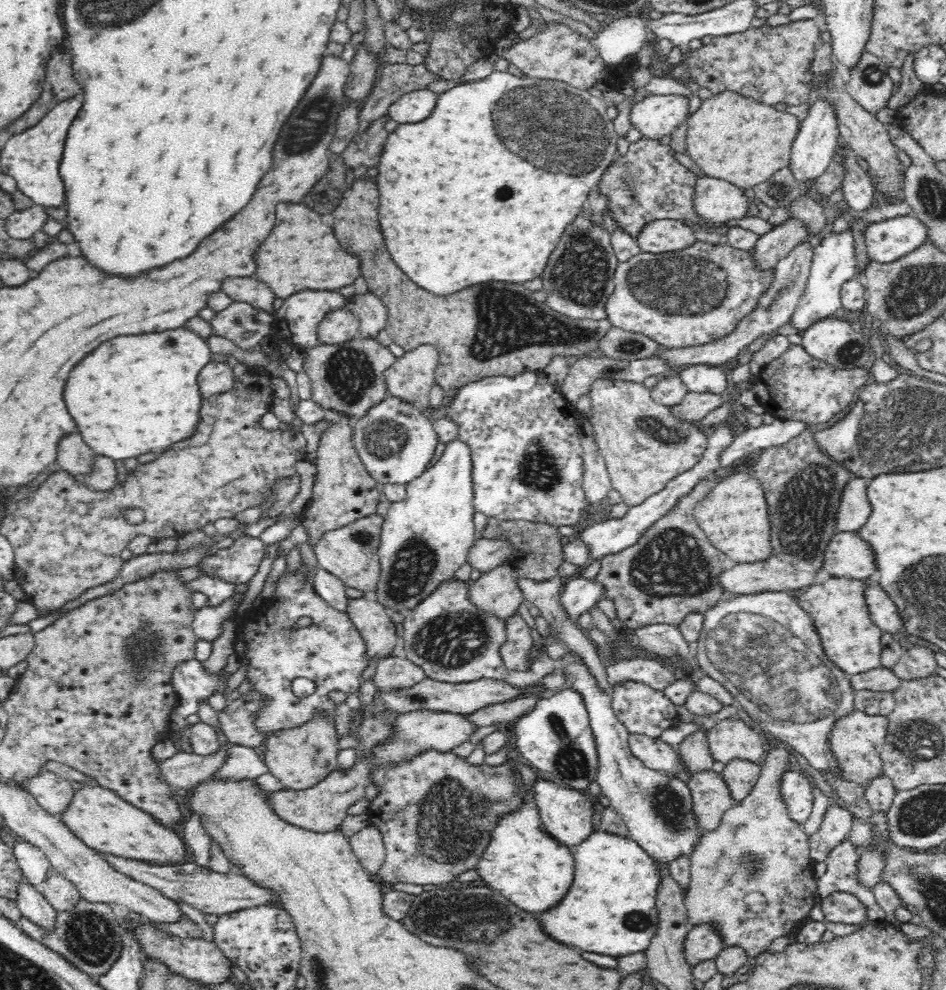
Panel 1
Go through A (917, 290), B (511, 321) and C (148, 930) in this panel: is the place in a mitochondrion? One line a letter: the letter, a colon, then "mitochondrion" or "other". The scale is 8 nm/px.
A: mitochondrion
B: mitochondrion
C: other

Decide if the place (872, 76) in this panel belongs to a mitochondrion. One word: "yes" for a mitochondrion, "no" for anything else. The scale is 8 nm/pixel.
yes

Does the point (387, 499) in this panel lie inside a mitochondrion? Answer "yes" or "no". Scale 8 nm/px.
no

